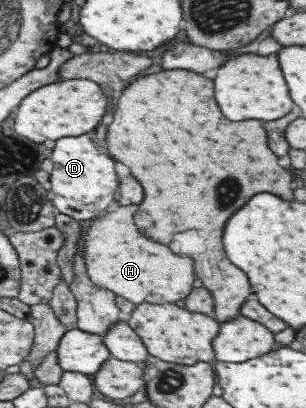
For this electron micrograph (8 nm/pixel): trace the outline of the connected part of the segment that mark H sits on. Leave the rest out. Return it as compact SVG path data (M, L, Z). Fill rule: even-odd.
M121 206L112 212L104 212L101 217L95 217L83 237L83 264L85 266L88 279L97 286L110 290L117 296L125 298L133 304L150 302L151 304L173 303L183 300L193 288L193 260L175 256L167 246L151 242L149 238L143 236L133 222L137 206Z

